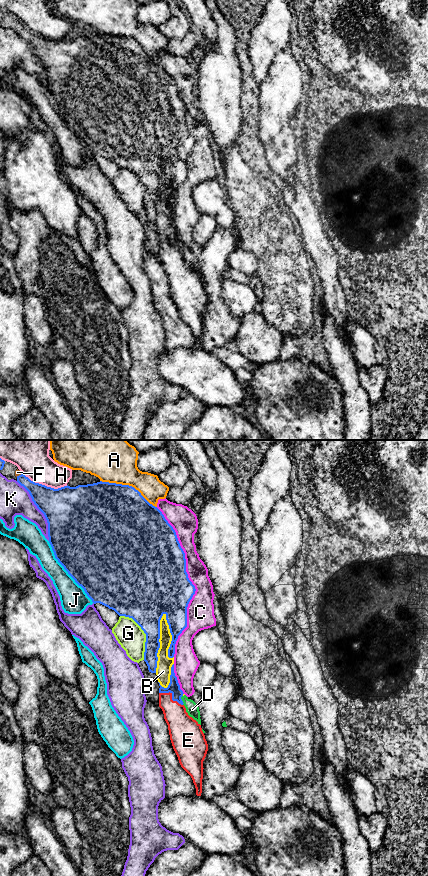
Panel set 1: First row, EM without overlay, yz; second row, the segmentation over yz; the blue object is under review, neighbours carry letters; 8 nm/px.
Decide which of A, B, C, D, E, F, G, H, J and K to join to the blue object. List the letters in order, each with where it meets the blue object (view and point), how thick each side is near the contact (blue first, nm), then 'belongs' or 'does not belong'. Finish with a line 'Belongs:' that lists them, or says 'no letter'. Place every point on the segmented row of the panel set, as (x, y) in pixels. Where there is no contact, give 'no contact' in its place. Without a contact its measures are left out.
A: contact yz (128, 485); calibres 480 and 380 nm; does not belong
B: contact yz (159, 643); calibres 220 and 130 nm; does not belong
C: contact yz (191, 582); calibres 460 and 220 nm; does not belong
D: contact yz (181, 700); calibres 90 and 100 nm; does not belong
E: contact yz (172, 696); calibres 90 and 200 nm; belongs
F: contact yz (19, 475); calibres 170 and 50 nm; belongs
G: contact yz (144, 632); calibres 360 and 220 nm; does not belong
H: contact yz (44, 485); calibres 340 and 280 nm; does not belong
J: contact yz (67, 571); calibres 500 and 220 nm; does not belong
K: contact yz (39, 509); calibres 400 and 240 nm; does not belong
Belongs: E, F

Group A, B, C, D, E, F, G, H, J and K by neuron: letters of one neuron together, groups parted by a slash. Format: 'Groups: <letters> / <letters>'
Groups: A / B D / C / E F / G / H / J / K

